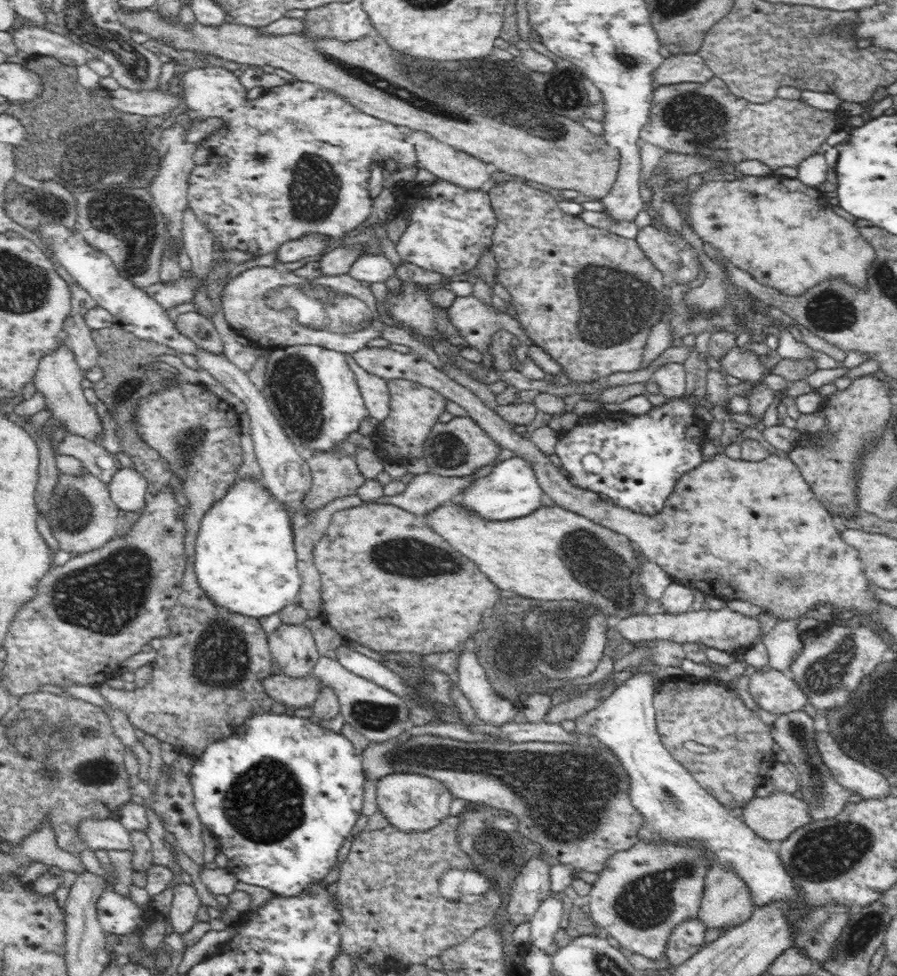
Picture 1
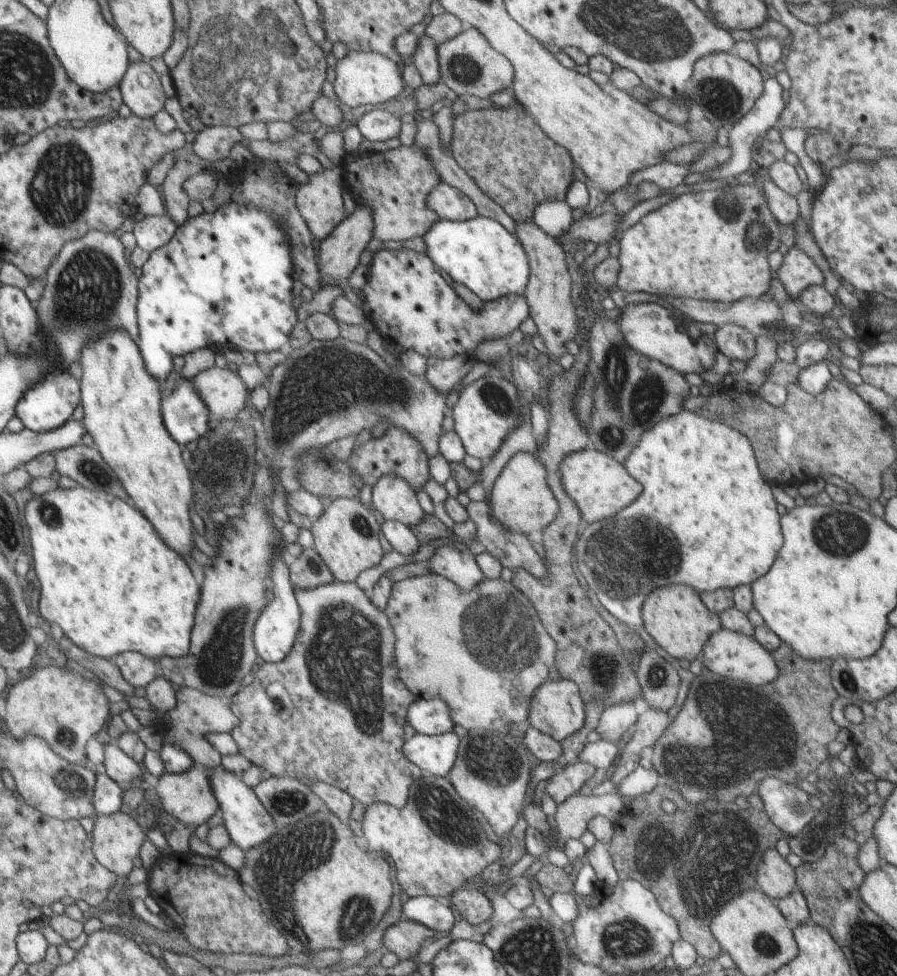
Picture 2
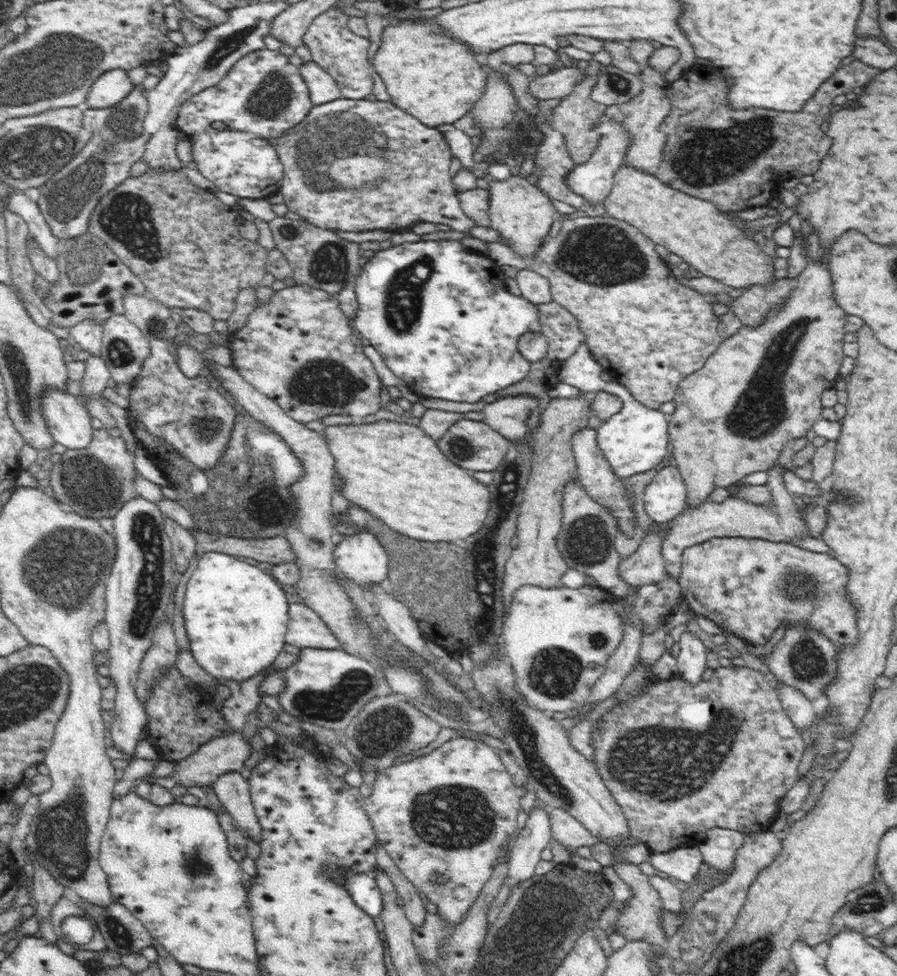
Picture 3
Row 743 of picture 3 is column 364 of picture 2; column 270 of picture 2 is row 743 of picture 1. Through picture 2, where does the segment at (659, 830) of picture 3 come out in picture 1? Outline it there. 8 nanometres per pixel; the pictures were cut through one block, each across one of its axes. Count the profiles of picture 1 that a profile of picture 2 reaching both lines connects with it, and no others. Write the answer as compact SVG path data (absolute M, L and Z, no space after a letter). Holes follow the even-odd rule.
M708 679L662 681L653 698L657 731L670 754L726 808L738 812L746 802L754 798L759 784L768 781L767 770L776 761L772 752L773 738L766 723L748 708L740 695L725 684Z

